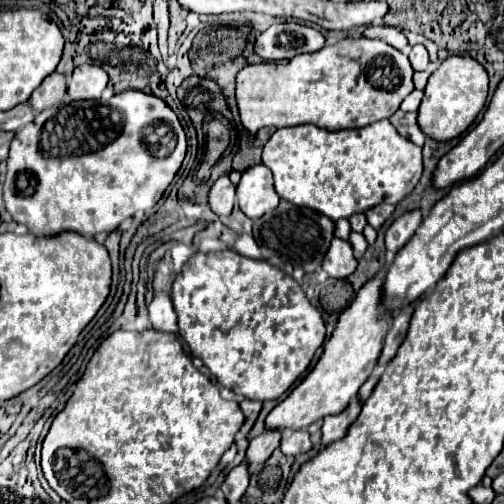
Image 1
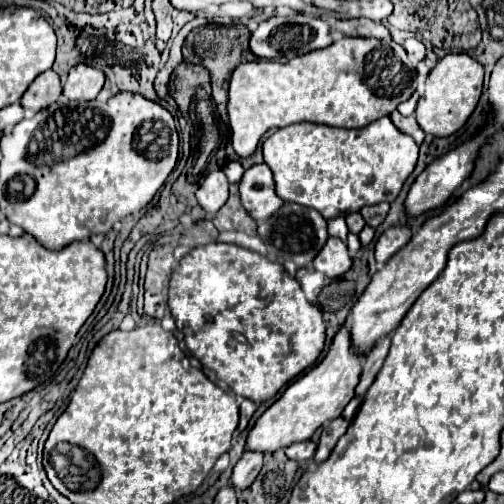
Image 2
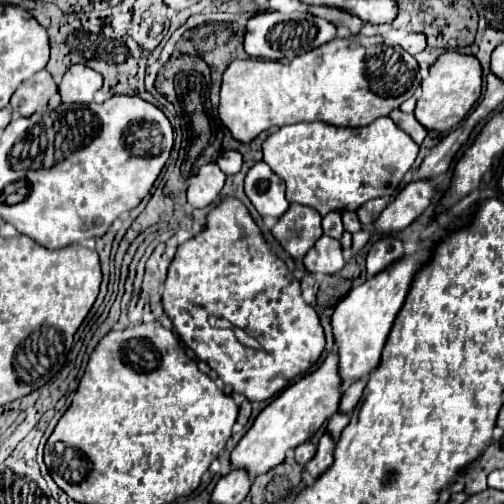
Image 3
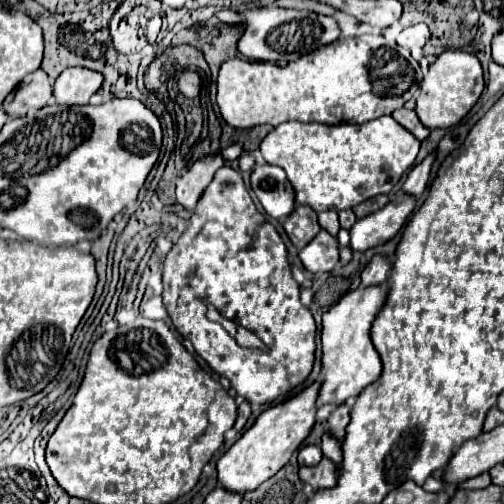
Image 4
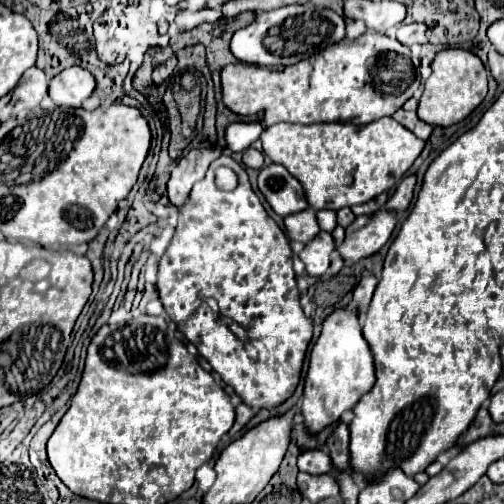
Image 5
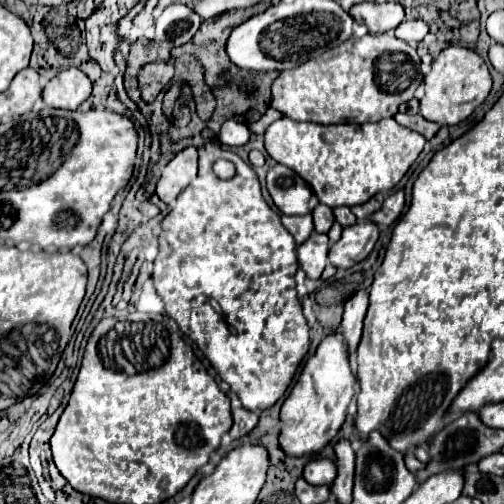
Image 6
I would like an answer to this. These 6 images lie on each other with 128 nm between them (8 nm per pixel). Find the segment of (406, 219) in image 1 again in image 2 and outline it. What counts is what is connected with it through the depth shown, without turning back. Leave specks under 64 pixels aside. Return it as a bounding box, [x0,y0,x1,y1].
[374,226,412,268]

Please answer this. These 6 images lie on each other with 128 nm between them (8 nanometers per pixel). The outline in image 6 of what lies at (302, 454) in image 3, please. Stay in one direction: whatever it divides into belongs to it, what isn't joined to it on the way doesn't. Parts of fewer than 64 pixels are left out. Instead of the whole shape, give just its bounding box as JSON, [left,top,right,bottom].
[304,458,336,484]

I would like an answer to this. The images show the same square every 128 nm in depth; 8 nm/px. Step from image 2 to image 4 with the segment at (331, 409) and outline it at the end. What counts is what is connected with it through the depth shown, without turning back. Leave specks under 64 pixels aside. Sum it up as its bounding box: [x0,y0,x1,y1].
[216,382,318,494]

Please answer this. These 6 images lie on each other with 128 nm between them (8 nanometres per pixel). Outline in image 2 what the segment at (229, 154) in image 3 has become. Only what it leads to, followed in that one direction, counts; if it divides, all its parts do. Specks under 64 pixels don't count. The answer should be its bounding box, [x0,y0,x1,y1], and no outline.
[224,160,244,184]

